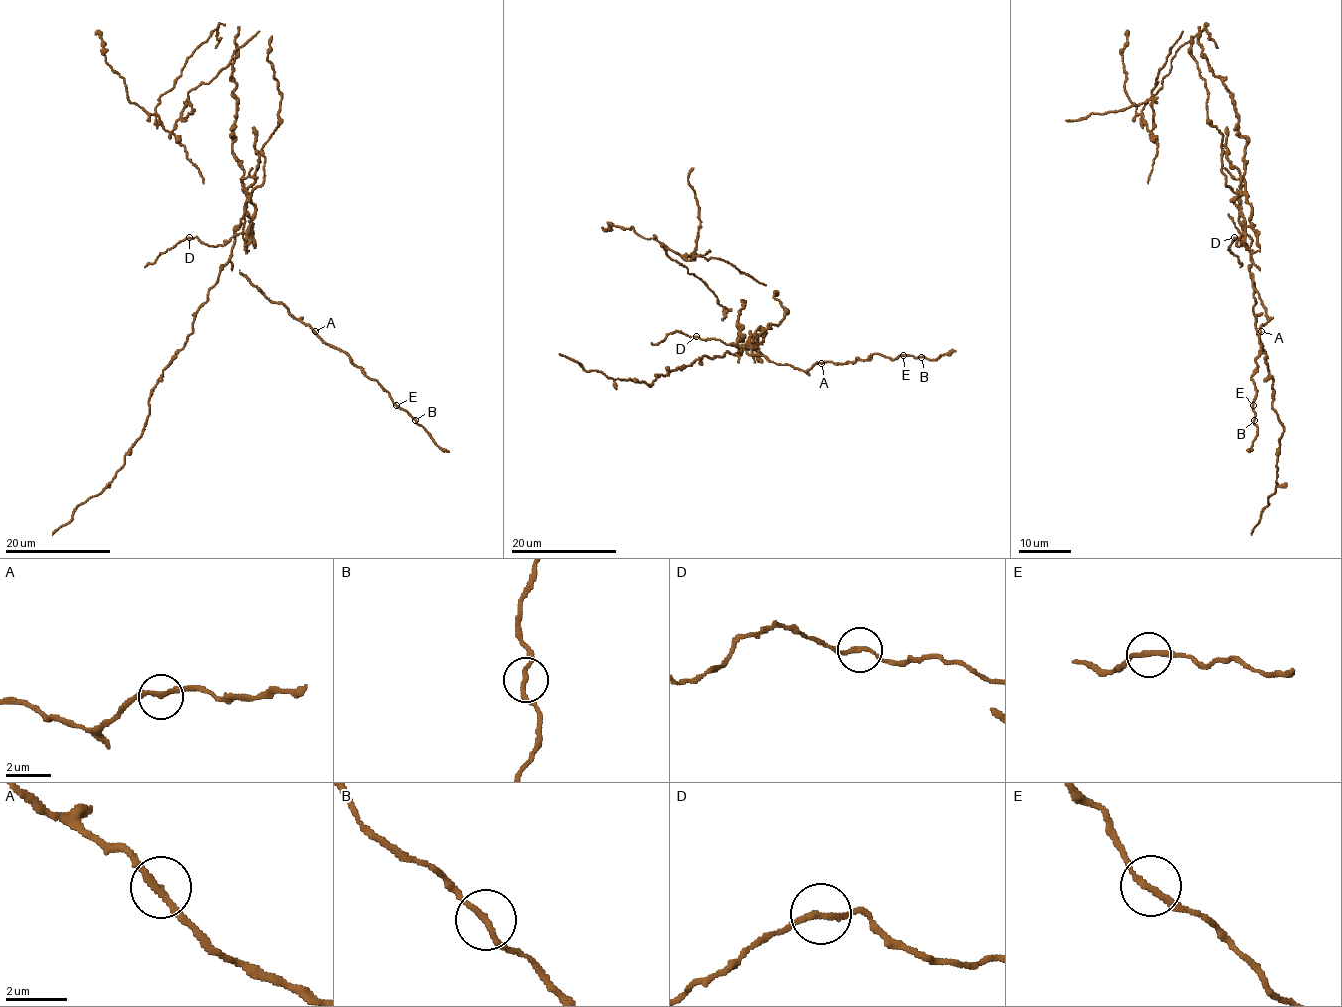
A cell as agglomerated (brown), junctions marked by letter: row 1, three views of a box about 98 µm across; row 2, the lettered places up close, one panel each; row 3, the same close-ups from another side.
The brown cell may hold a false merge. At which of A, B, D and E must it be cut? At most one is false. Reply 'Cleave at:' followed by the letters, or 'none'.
Cleave at: D

